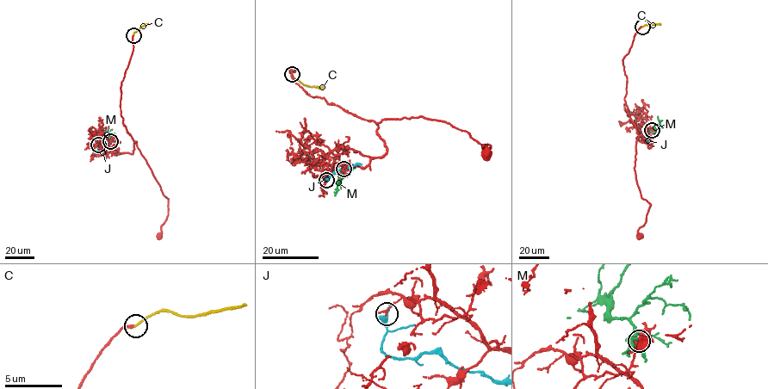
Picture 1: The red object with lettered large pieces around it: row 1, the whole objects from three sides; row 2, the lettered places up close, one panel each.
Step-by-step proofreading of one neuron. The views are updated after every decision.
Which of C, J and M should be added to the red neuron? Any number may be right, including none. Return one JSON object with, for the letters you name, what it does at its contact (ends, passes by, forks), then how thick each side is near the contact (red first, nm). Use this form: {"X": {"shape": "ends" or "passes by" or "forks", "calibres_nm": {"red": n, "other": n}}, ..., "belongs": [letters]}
{"C": {"shape": "ends", "calibres_nm": {"red": 200, "other": 170}}, "belongs": ["C"]}

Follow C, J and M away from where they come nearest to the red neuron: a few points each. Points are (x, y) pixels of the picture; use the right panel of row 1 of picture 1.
C: (642, 27), (659, 23)
J: (651, 130), (647, 135), (647, 145)
M: (652, 130), (659, 124), (658, 116)

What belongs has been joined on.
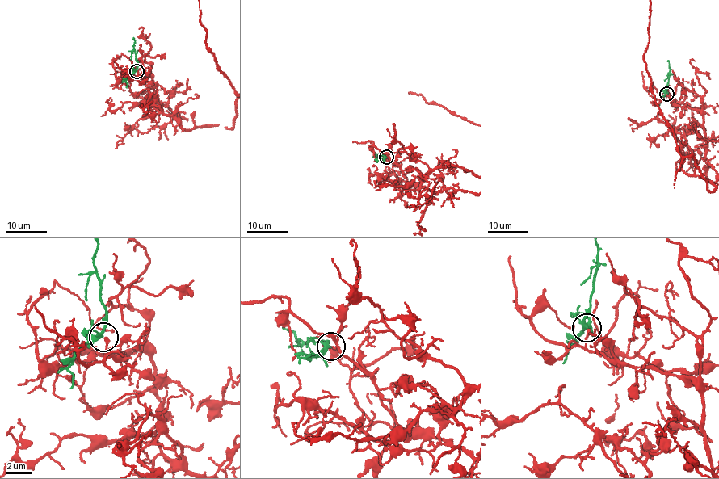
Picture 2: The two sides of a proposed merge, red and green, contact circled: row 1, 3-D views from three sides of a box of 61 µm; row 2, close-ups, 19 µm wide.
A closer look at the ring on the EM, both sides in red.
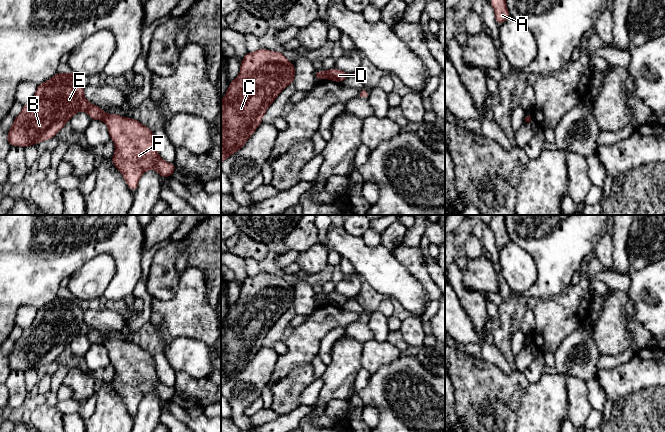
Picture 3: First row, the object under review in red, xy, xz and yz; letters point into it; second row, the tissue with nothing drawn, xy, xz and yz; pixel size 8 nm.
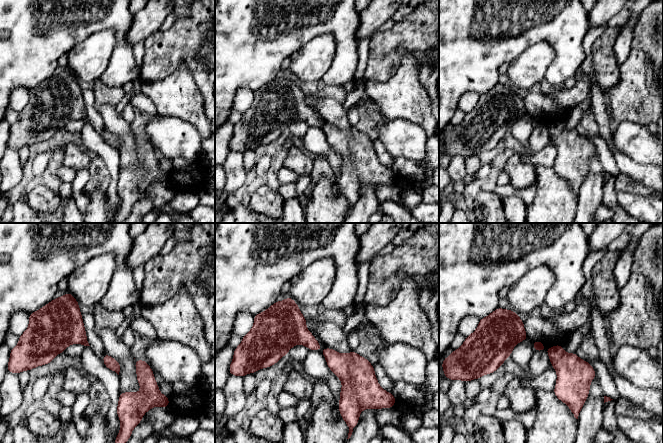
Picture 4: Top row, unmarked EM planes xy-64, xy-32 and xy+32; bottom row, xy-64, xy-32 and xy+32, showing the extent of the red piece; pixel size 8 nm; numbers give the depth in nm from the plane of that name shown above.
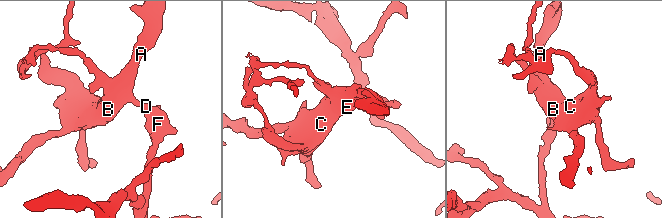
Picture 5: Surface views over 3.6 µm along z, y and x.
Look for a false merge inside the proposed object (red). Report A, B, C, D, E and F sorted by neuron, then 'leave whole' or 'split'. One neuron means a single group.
A B C E / D F | split

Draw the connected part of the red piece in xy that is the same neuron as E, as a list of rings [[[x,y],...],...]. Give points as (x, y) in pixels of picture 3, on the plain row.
[[[71,295],[39,308],[33,323],[15,341],[7,366],[25,372],[49,364],[79,335],[86,335],[91,344],[104,344],[106,337],[86,324],[84,312]]]

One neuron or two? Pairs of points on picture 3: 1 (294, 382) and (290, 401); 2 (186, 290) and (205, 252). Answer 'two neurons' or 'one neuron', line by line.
1: one neuron
2: two neurons

